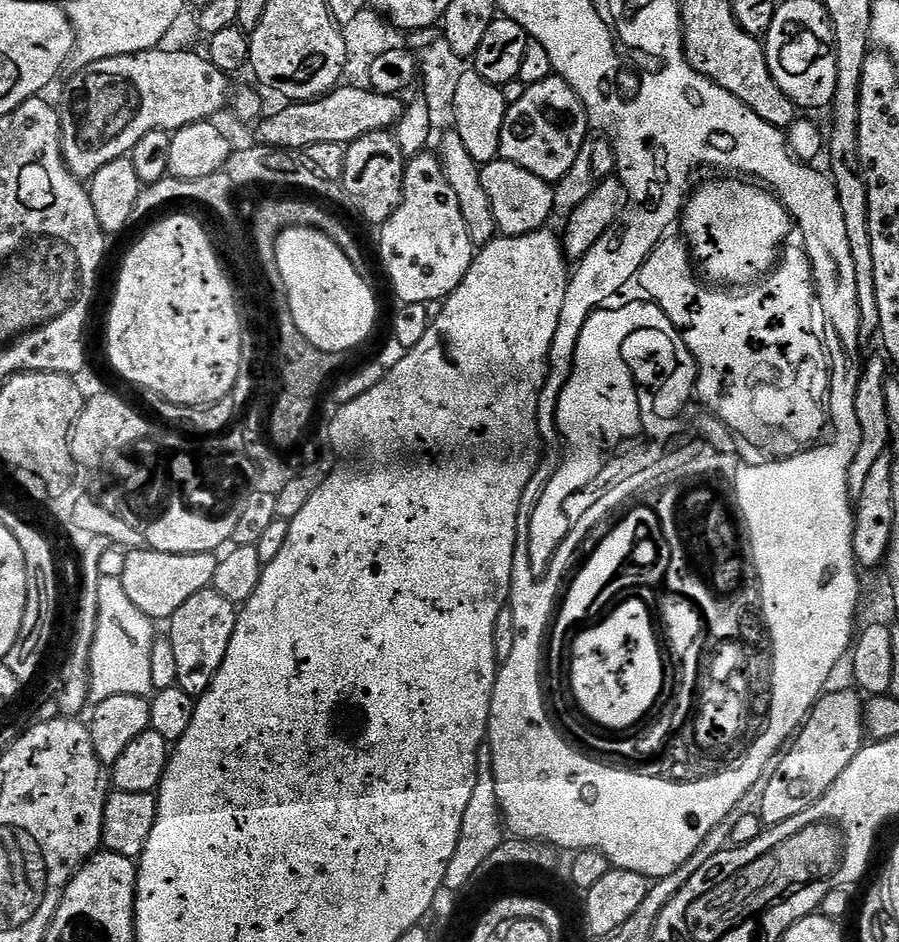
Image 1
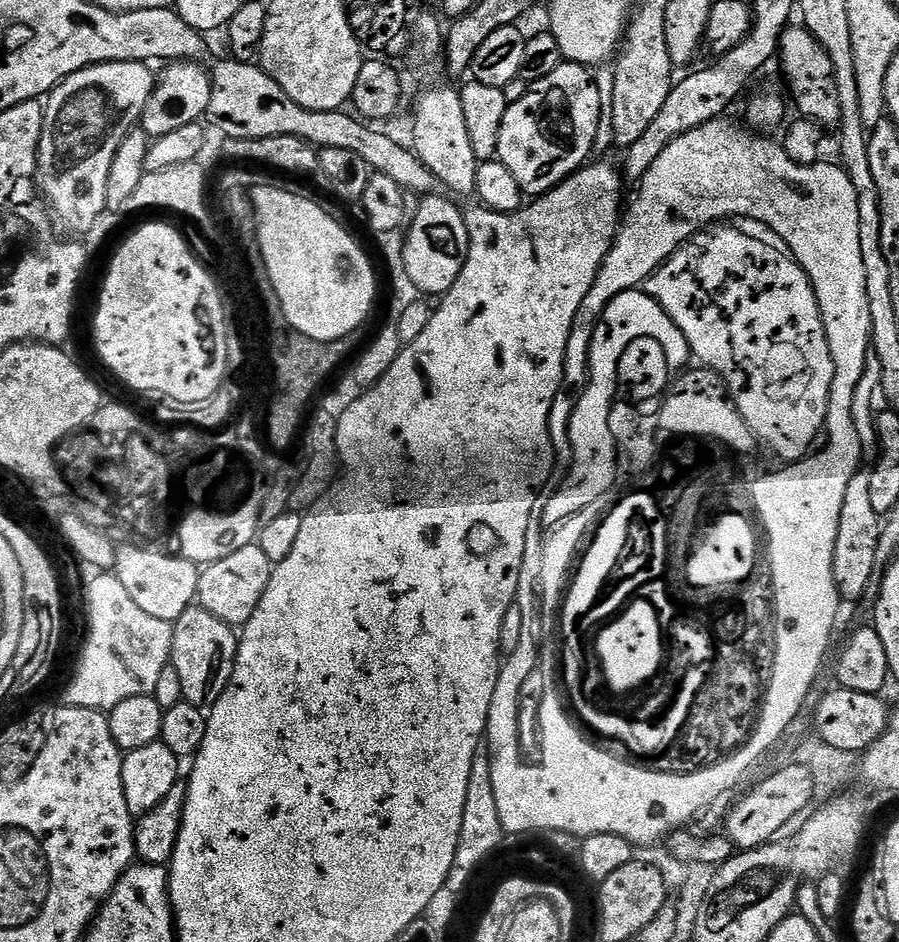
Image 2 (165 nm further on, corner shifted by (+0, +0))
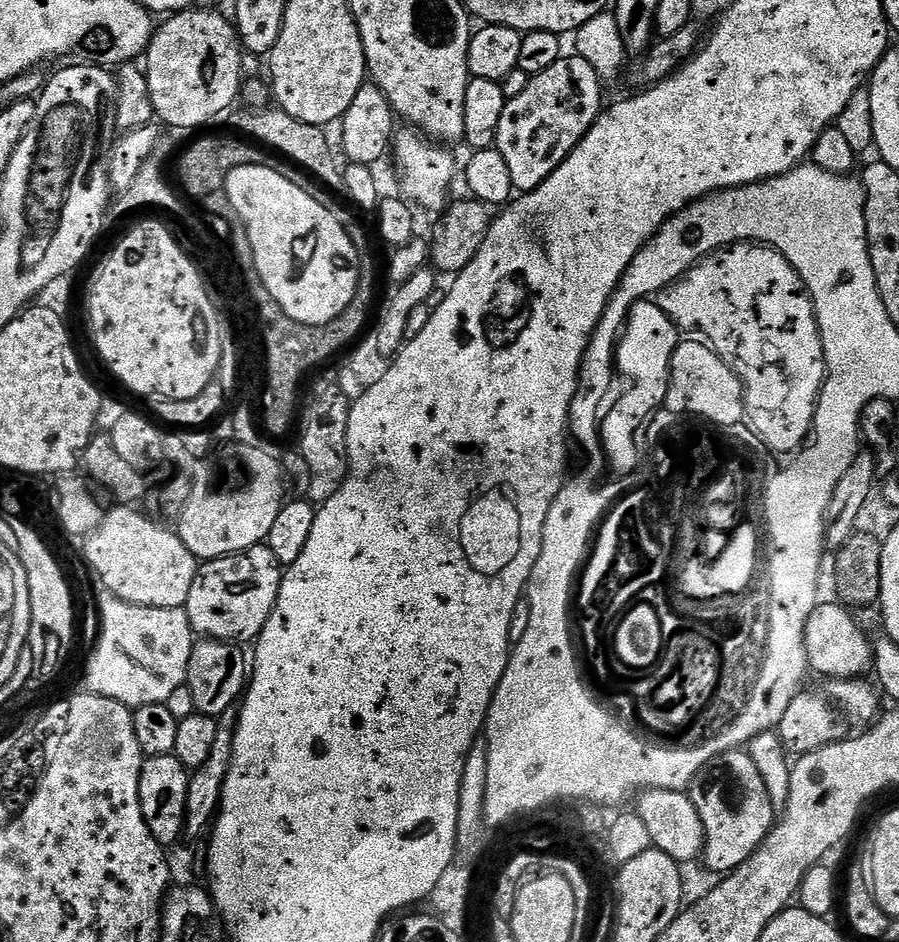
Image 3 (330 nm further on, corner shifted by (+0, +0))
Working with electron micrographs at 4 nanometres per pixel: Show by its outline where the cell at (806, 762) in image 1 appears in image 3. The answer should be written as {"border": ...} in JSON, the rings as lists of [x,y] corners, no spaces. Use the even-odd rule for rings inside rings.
{"border":[[[733,750],[717,756],[696,777],[690,795],[704,827],[702,864],[712,872],[727,874],[741,868],[774,827],[770,796],[747,751]]]}

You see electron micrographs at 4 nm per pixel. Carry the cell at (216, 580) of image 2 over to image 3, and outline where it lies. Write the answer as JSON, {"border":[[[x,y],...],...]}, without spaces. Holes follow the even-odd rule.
{"border":[[[264,544],[201,563],[186,605],[193,633],[210,640],[255,641],[274,610],[281,579],[282,565]]]}

